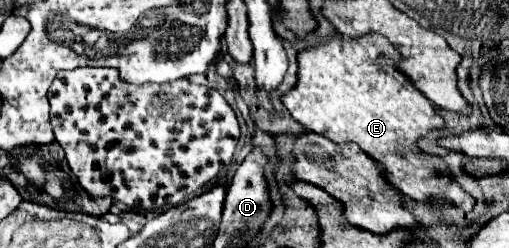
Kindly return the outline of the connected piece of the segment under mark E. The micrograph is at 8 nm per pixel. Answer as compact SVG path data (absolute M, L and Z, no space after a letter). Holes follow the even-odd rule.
M336 33L324 37L320 45L300 49L296 59L298 81L280 101L302 127L324 133L324 137L342 145L356 143L360 151L378 163L382 177L412 199L424 201L428 195L440 193L458 209L466 213L472 211L474 199L458 185L450 183L446 175L436 175L430 169L428 157L414 151L418 137L442 127L442 117L438 117L434 105L422 93L416 93L412 83L400 75L396 69L400 55L392 49L388 39L380 33L366 33L354 39ZM380 51L388 55L386 61L378 59Z

